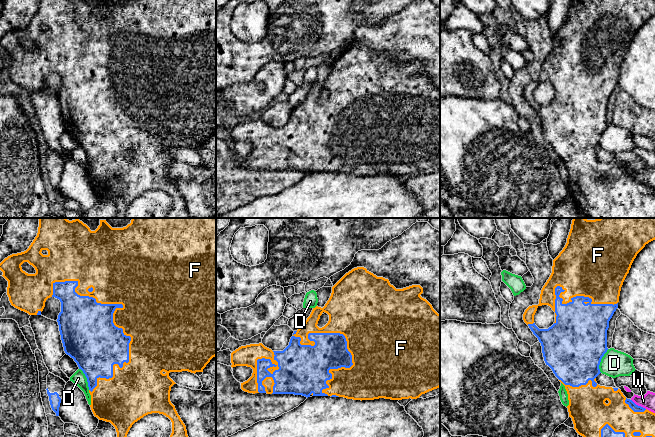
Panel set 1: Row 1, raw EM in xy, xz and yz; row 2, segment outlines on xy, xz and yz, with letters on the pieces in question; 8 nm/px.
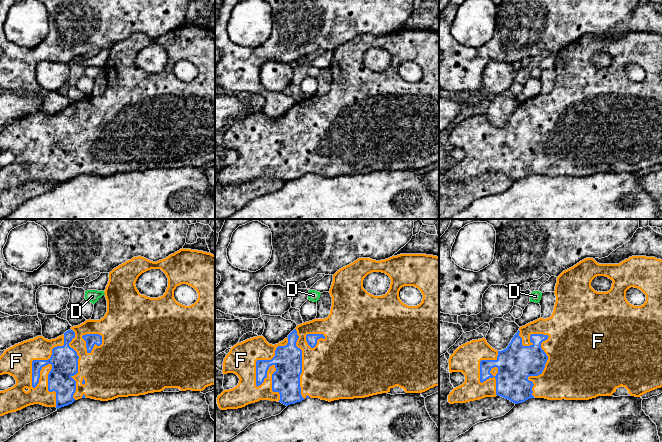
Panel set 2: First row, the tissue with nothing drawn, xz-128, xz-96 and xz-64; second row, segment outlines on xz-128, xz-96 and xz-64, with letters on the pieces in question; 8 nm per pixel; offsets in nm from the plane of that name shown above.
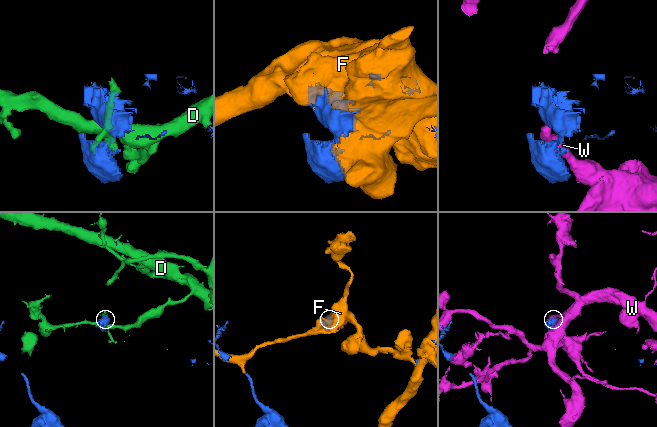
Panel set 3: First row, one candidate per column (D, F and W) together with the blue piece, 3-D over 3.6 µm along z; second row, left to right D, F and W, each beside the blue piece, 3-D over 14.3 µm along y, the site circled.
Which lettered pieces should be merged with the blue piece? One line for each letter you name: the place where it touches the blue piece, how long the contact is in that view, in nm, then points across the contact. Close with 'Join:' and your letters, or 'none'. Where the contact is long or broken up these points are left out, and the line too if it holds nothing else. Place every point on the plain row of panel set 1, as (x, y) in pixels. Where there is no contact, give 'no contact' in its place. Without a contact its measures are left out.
F: xy (112, 98) | 950 nm
Join: F

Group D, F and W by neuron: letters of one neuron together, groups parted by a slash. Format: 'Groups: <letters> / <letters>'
Groups: D / F / W

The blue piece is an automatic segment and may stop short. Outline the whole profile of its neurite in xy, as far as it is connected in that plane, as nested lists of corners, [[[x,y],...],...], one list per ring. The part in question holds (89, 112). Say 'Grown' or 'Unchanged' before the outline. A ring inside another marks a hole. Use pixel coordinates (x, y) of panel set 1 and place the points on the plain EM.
Grown. [[[39,0],[38,9],[29,24],[21,29],[12,30],[5,34],[0,39],[0,46],[3,48],[3,53],[8,57],[7,71],[12,82],[28,89],[29,91],[41,91],[45,83],[45,78],[50,73],[55,73],[61,78],[61,88],[58,91],[58,101],[63,119],[64,127],[67,131],[74,135],[79,145],[83,147],[87,154],[89,169],[91,171],[91,186],[95,193],[99,196],[110,198],[116,205],[117,215],[116,218],[126,218],[127,210],[132,201],[143,194],[144,192],[152,189],[163,190],[168,193],[172,198],[172,209],[165,218],[191,218],[187,211],[186,202],[178,191],[175,182],[170,177],[171,163],[176,160],[170,153],[170,148],[188,147],[191,149],[203,148],[203,145],[216,132],[216,0],[128,0],[123,4],[112,4],[109,0],[100,0],[95,7],[91,7],[86,0]],[[28,38],[32,41],[36,49],[28,50],[22,46],[21,41]]]

